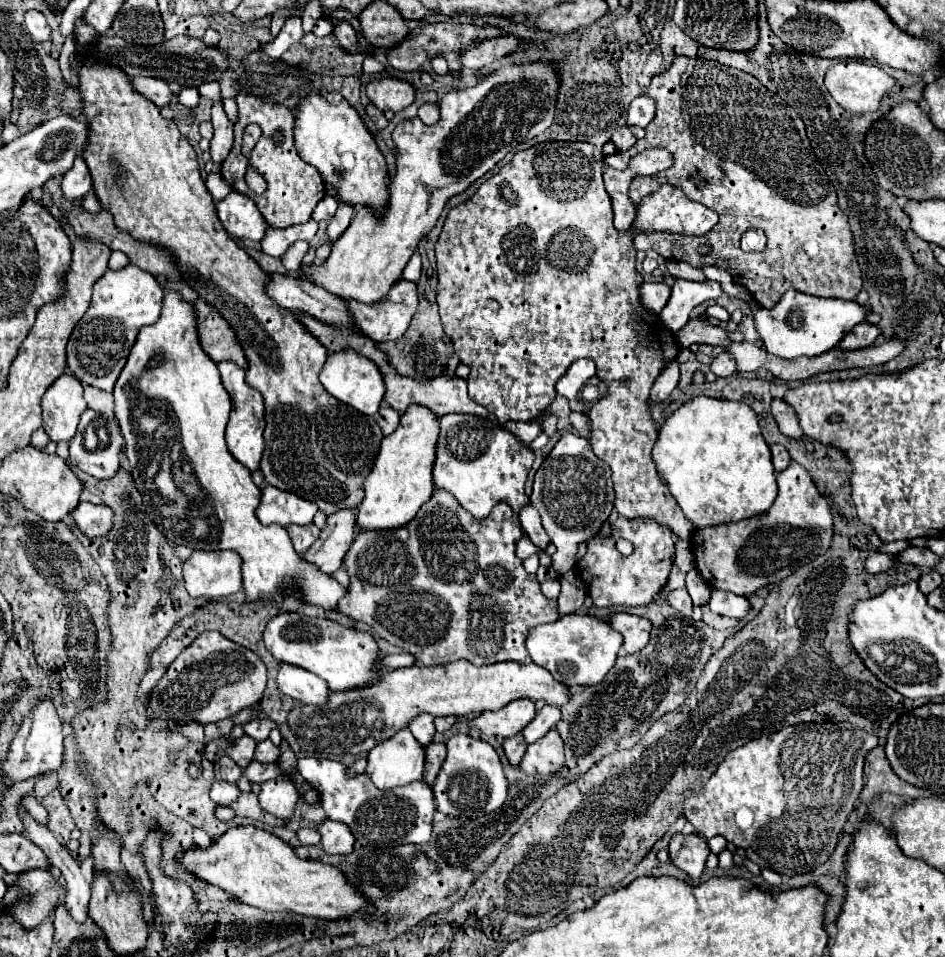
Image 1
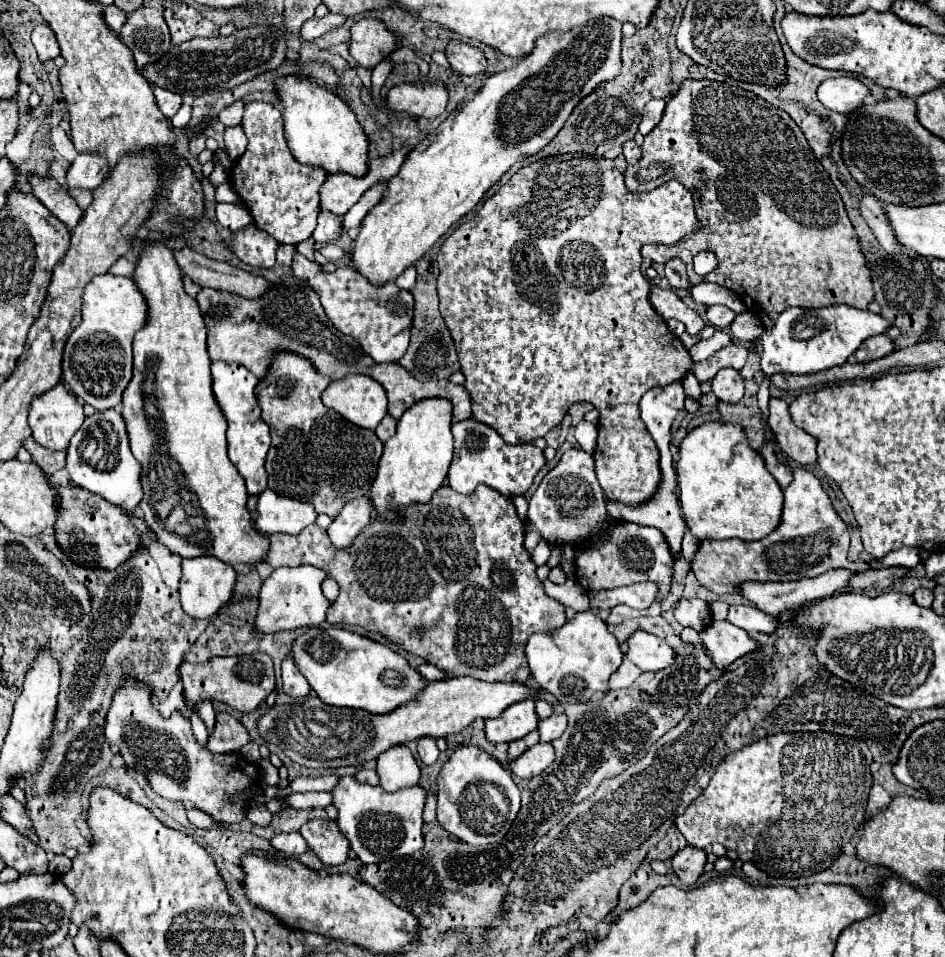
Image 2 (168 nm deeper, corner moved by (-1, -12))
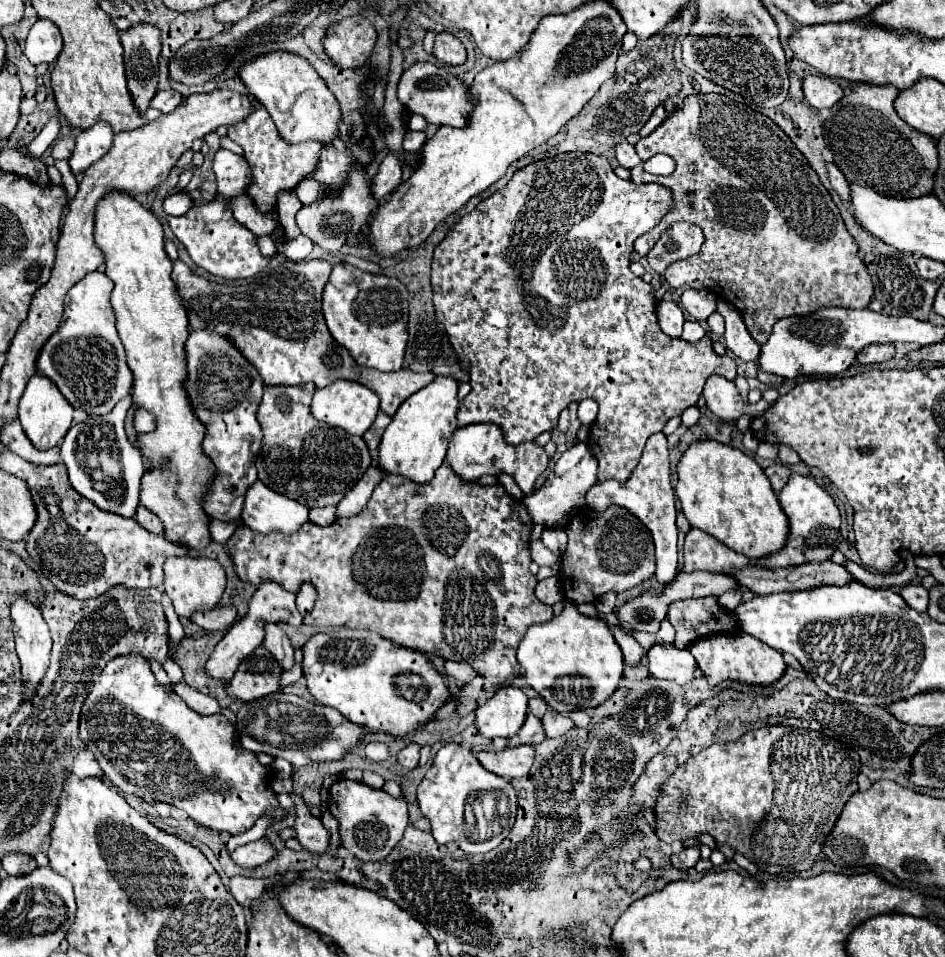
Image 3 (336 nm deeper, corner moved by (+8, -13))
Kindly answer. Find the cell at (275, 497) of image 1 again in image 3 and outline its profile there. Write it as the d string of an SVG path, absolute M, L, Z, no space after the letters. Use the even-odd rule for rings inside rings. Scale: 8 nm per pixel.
M256 481L244 501L242 521L260 535L272 531L292 535L308 521L308 507L270 491L262 481Z

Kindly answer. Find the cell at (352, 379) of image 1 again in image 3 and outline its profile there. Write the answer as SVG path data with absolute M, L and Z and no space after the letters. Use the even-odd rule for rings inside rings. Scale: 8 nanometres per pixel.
M334 381L332 385L324 389L316 389L312 399L312 415L318 421L324 421L334 427L342 427L344 431L350 431L350 435L364 435L368 427L372 425L376 413L378 413L378 395L374 391L362 387L362 383L354 381Z

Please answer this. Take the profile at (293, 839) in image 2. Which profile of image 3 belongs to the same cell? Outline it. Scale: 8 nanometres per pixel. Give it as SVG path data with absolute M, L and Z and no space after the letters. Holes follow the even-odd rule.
M262 837L258 841L252 841L248 845L242 845L238 847L234 853L232 853L232 859L234 863L238 863L240 867L258 867L258 865L264 865L268 863L270 859L274 859L278 855L278 849L276 845L268 839L268 837Z

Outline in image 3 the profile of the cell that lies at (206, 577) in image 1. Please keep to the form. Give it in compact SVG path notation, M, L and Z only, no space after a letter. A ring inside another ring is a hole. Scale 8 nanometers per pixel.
M170 557L164 563L164 593L172 599L180 617L192 617L196 611L210 611L218 605L226 587L226 575L218 561L208 557Z

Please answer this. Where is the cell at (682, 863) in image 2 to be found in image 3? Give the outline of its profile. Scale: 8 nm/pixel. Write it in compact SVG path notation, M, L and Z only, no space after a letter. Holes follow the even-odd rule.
M686 847L686 849L682 849L682 853L672 855L670 861L672 861L672 865L676 869L688 871L688 869L692 869L700 861L700 849L698 847Z

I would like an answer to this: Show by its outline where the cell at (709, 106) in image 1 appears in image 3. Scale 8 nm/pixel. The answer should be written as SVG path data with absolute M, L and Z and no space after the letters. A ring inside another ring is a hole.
M694 93L694 95L688 95L684 97L682 105L678 107L678 111L672 111L670 117L658 125L658 129L654 129L648 137L640 139L636 143L636 151L640 155L642 161L650 159L652 155L656 153L666 153L670 155L674 161L676 161L676 171L670 175L670 177L660 177L660 175L652 175L652 173L646 173L642 169L642 165L636 165L634 169L630 169L632 173L632 181L634 183L648 183L648 181L656 181L656 183L662 183L664 187L670 187L674 191L674 201L676 201L676 207L674 211L670 211L672 215L666 215L666 219L662 219L662 223L658 223L656 227L656 233L648 233L648 235L642 235L640 239L636 239L634 242L634 249L644 257L648 255L648 251L654 247L654 243L660 239L662 231L666 231L668 227L672 227L672 223L676 221L686 221L686 223L694 223L698 227L702 227L704 231L704 245L702 249L694 255L694 257L688 257L684 261L676 261L674 265L668 267L666 271L666 281L672 289L682 289L682 287L694 287L694 289L708 289L708 291L714 291L714 295L730 301L740 313L742 313L742 319L750 331L750 335L758 341L758 343L764 343L772 331L772 325L780 319L780 317L790 317L790 315L806 315L806 313L814 313L822 307L850 307L850 309L864 309L872 295L874 295L874 285L872 285L872 279L864 267L864 263L860 261L858 257L858 245L854 241L854 237L848 233L848 229L844 227L844 221L840 217L840 211L836 207L836 203L832 201L828 189L820 183L818 175L812 171L812 167L808 165L806 157L794 147L792 139L766 115L750 109L750 107L744 107L744 103L736 103L736 101L730 101L726 95L720 95L720 93Z

